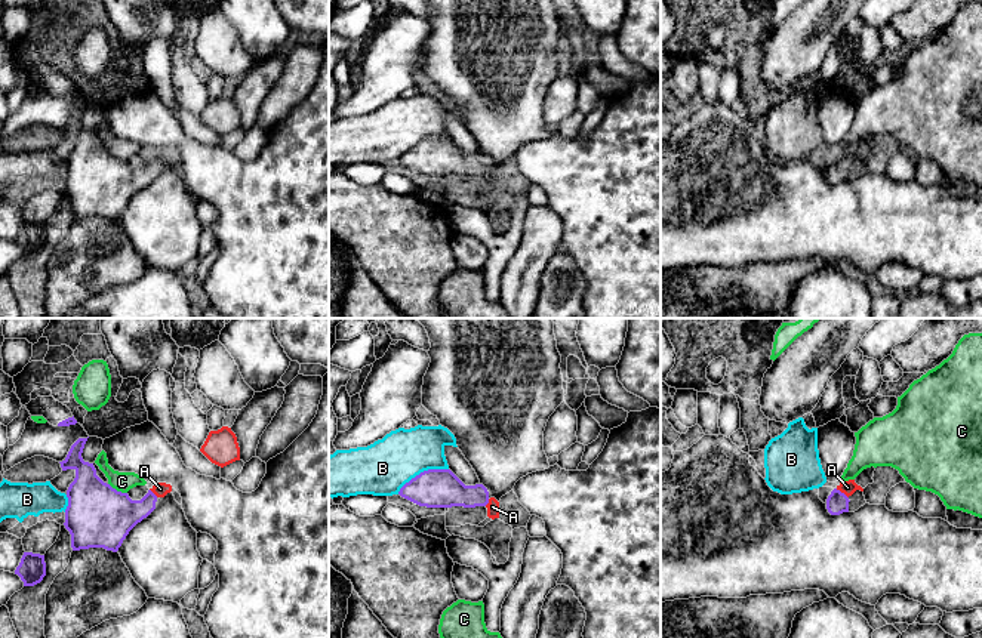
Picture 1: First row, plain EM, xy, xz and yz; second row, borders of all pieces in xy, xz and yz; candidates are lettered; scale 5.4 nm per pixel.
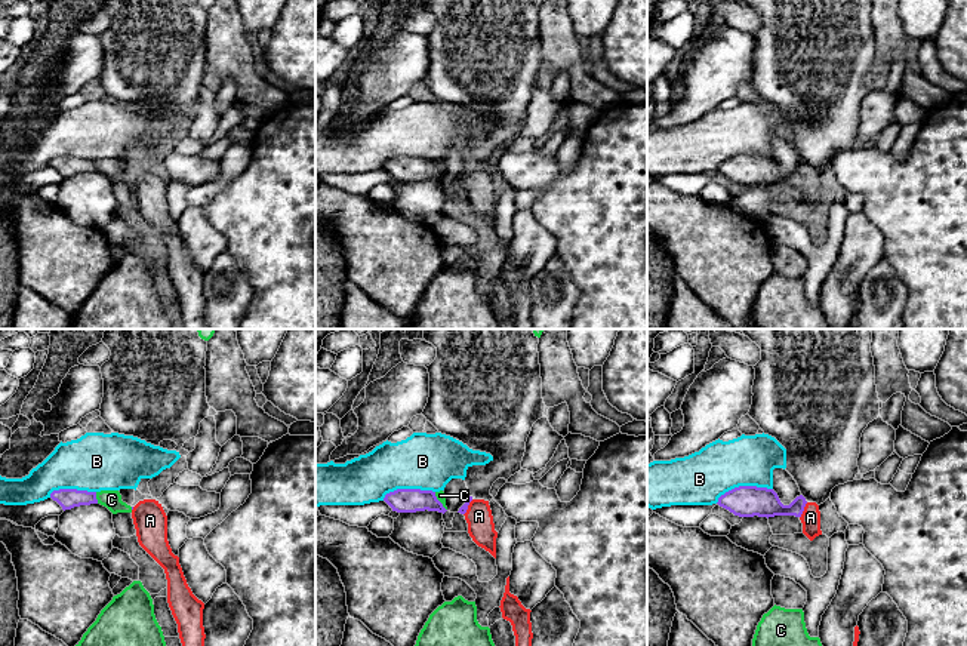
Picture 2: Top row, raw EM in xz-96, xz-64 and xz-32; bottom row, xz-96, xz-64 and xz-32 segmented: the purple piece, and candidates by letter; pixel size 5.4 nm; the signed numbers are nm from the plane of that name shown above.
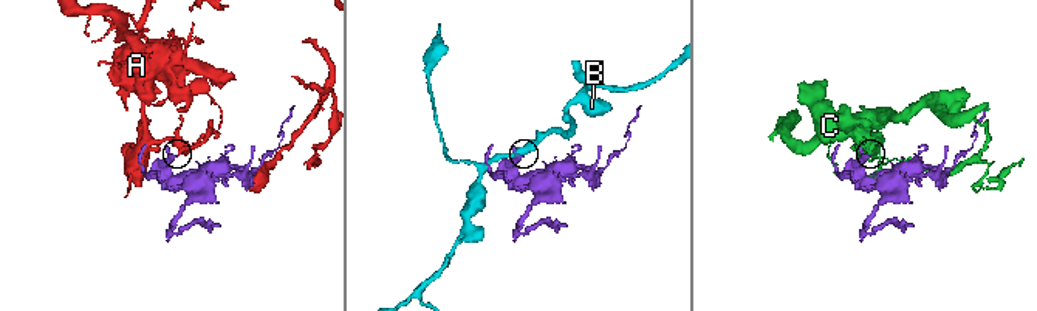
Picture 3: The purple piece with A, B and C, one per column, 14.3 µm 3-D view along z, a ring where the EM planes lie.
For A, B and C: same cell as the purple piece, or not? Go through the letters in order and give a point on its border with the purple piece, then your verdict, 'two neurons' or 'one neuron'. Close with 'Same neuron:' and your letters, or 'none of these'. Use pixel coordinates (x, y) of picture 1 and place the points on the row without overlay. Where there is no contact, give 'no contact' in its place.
A: contact yz (840, 160); one neuron
B: contact xz (421, 141); two neurons
C: contact xy (116, 159); two neurons
Same neuron: A

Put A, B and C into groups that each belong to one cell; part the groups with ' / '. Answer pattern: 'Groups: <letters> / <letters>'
Groups: A / B / C

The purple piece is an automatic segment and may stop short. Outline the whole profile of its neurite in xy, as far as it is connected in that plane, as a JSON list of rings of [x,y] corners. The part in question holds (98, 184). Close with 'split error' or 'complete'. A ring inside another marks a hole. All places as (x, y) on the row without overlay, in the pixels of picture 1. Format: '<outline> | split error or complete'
[[[79,107],[59,130],[62,139],[76,139],[67,158],[64,194],[71,203],[73,219],[104,216],[117,221],[129,200],[156,178],[157,167],[170,161],[172,154],[156,151],[141,169],[132,169],[104,151],[93,132],[83,129],[86,110]]] | split error

